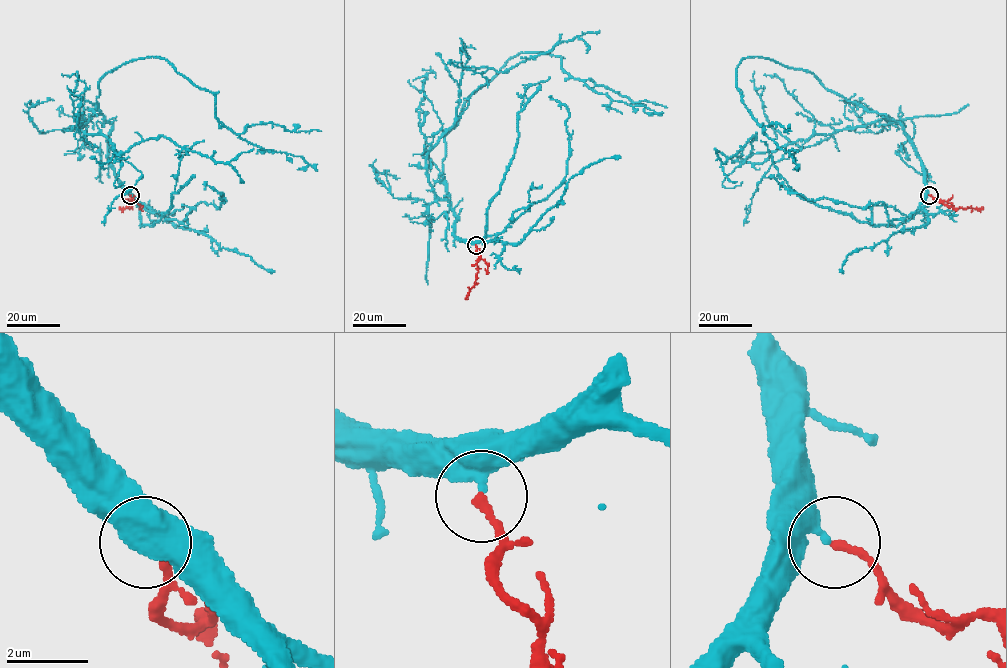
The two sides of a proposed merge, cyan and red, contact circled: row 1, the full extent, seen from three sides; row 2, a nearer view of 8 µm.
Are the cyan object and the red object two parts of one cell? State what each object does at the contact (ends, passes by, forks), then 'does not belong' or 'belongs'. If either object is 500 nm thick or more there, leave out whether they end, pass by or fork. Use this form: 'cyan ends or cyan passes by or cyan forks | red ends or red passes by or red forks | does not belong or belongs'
cyan ends | red ends | belongs

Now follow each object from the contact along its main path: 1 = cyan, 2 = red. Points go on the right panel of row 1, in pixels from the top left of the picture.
1: (929, 195), (898, 122), (829, 91), (810, 72), (742, 59), (742, 103), (790, 152), (792, 170)
2: (929, 195), (936, 200), (949, 202), (955, 208), (983, 206)

